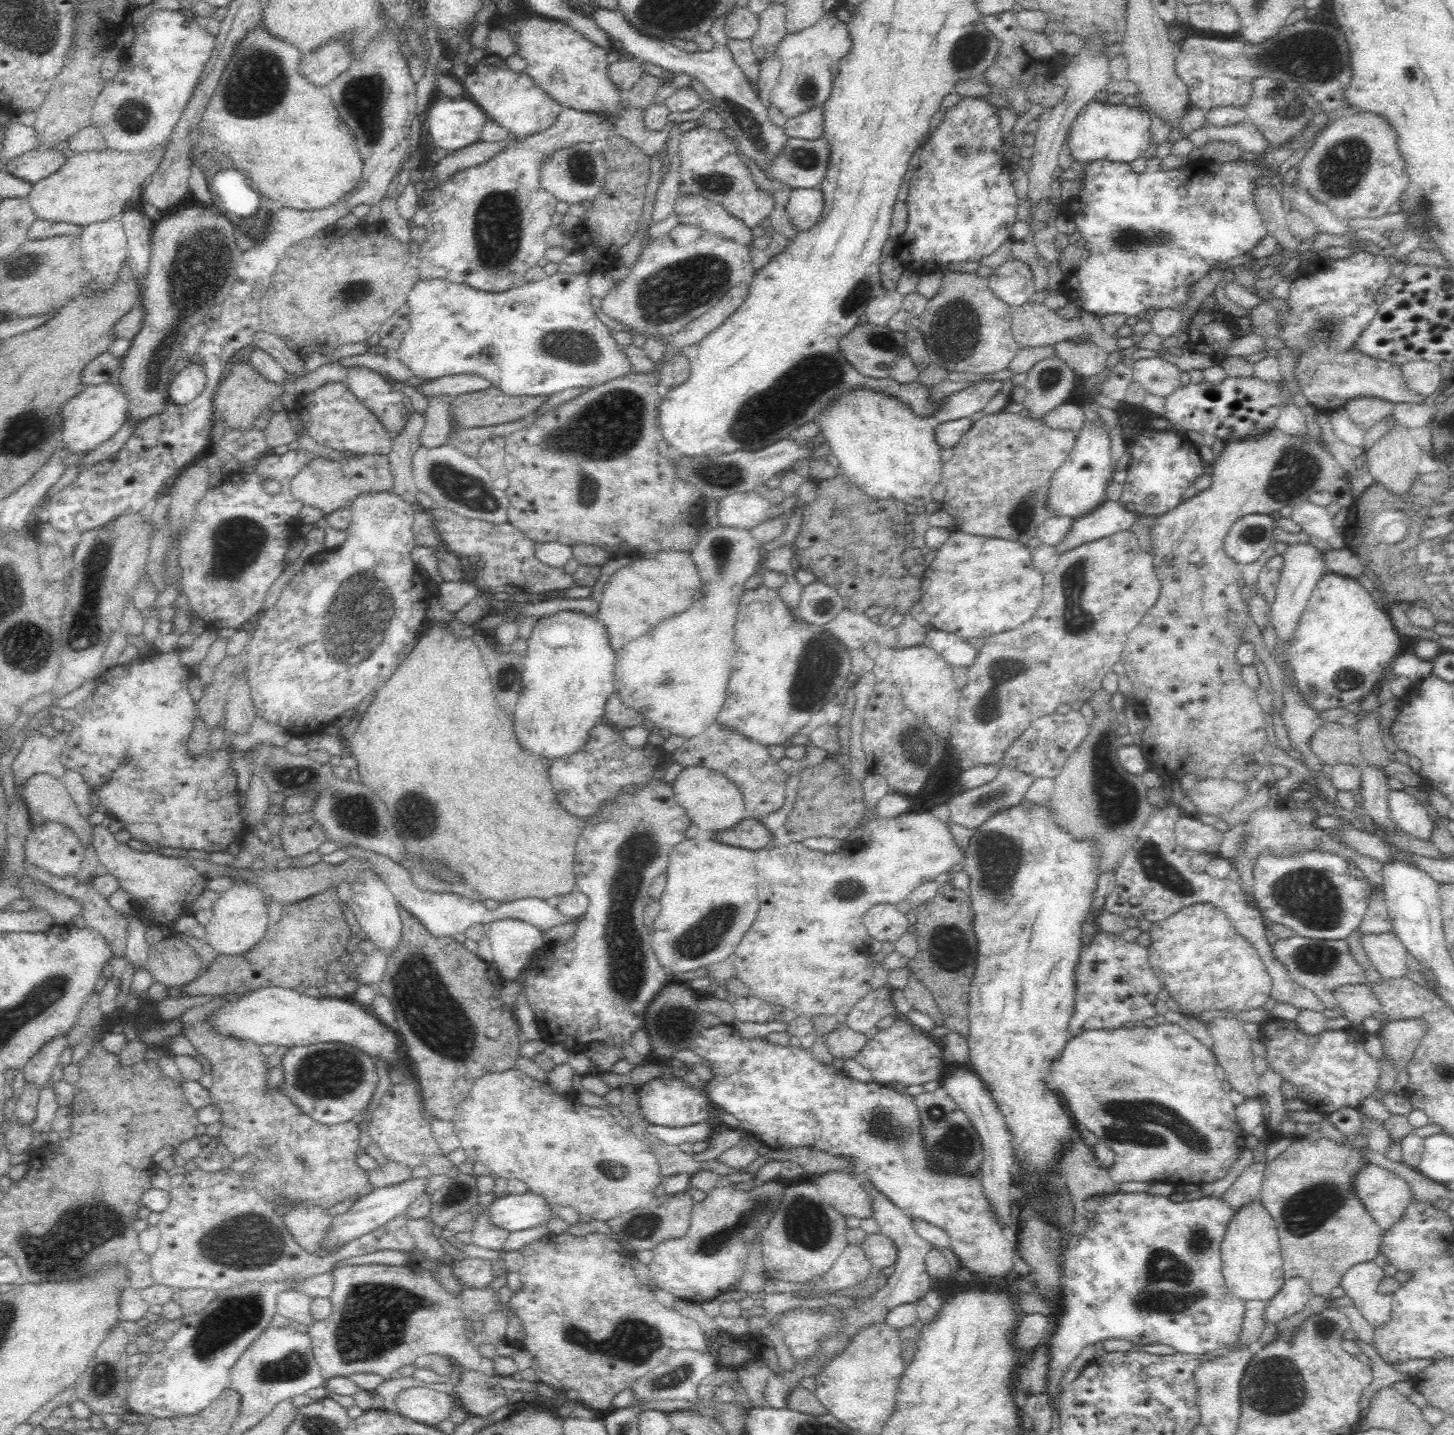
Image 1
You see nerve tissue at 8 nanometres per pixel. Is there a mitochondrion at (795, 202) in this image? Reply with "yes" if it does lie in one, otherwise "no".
no

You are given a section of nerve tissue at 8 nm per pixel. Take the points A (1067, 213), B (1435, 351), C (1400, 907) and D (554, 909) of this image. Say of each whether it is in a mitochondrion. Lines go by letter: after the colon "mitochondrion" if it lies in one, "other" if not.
A: other
B: other
C: other
D: other

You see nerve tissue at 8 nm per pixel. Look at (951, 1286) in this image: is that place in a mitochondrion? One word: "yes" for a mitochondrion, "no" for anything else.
no

